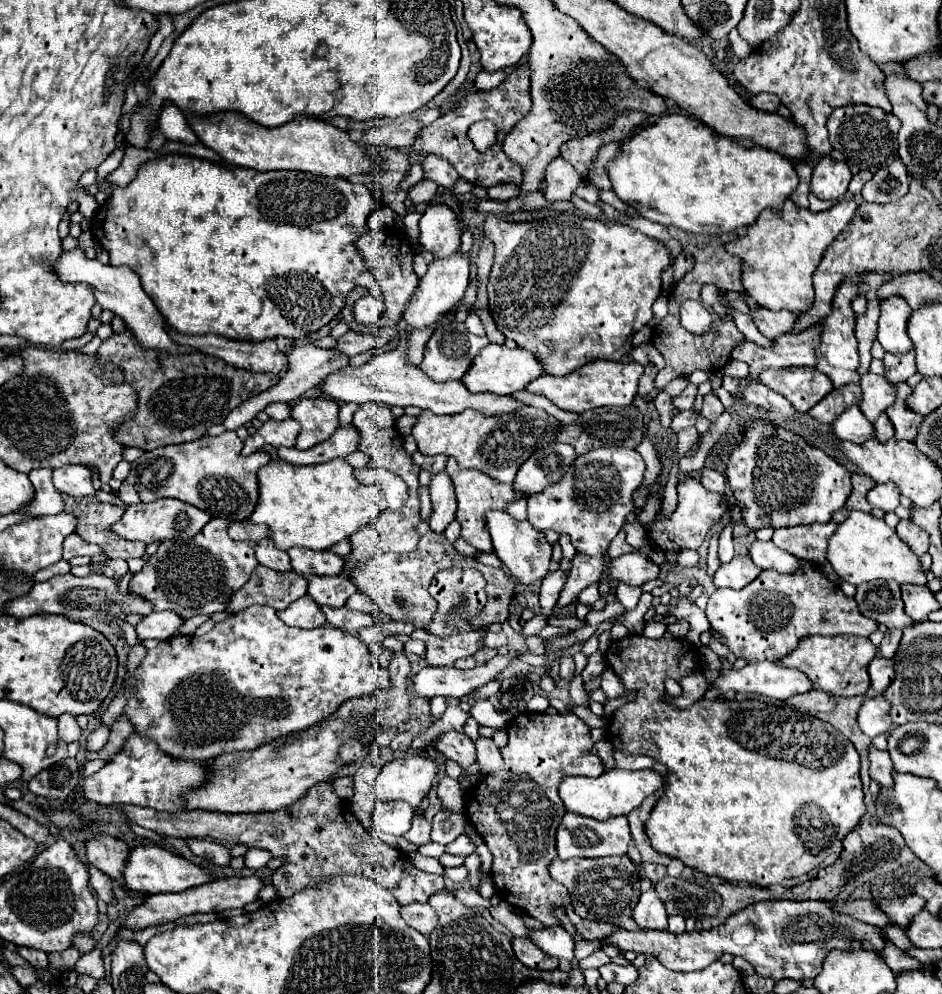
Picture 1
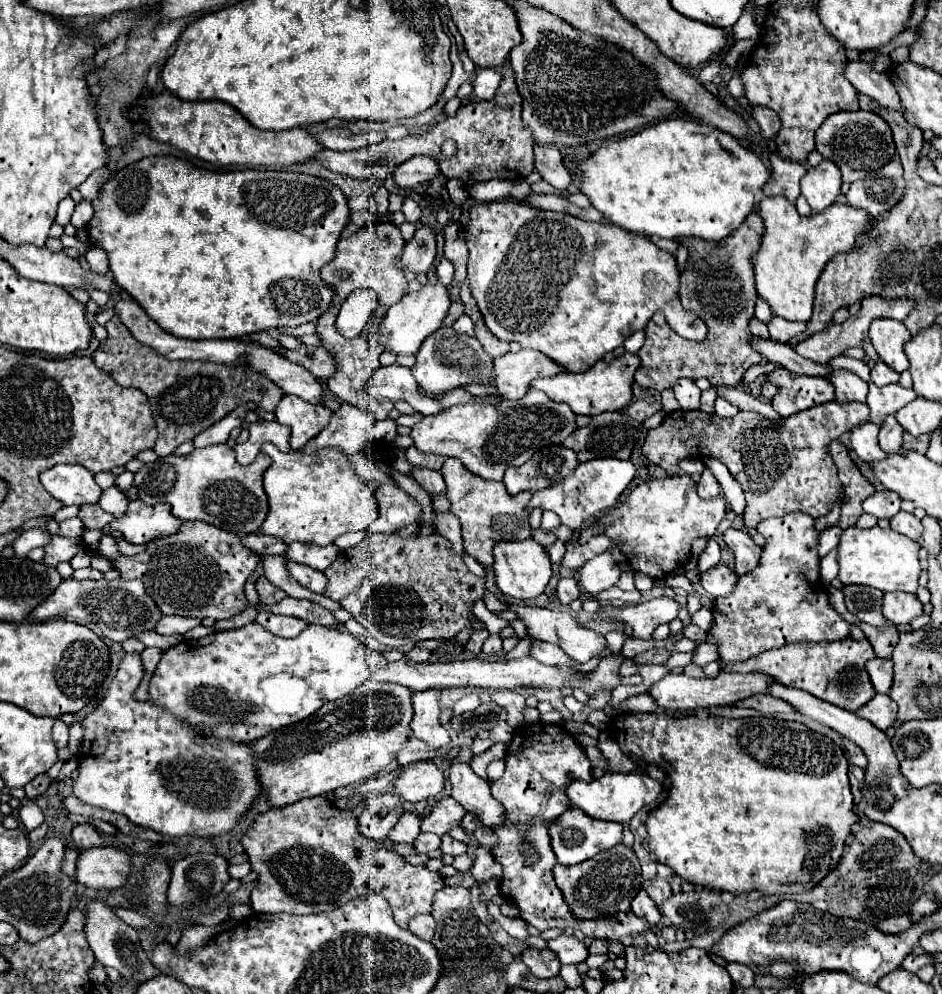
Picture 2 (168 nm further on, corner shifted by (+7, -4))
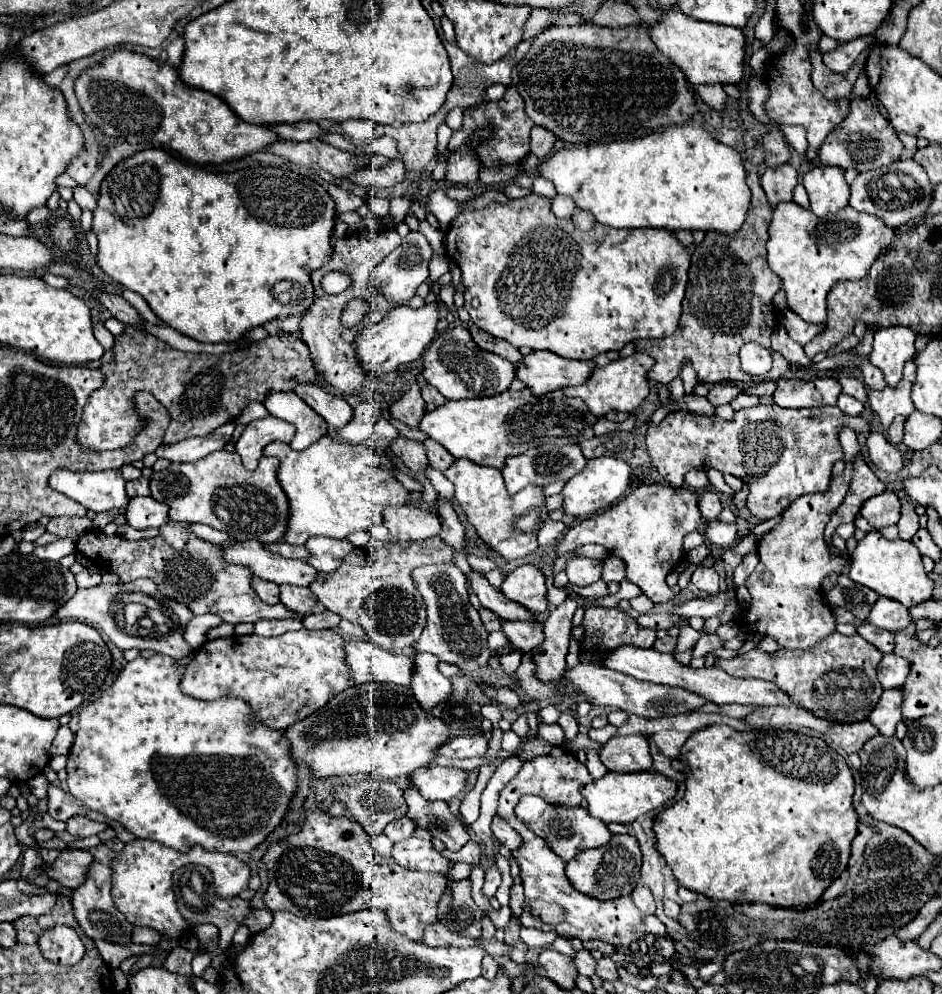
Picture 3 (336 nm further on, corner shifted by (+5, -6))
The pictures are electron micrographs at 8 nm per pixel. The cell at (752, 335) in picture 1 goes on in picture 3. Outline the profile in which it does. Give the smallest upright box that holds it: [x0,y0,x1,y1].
[837,376,869,410]

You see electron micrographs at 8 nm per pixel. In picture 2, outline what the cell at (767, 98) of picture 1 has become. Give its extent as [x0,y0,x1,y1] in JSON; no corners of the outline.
[753,106,779,140]

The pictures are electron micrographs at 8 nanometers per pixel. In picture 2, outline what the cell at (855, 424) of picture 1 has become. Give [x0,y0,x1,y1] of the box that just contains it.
[849,422,885,462]

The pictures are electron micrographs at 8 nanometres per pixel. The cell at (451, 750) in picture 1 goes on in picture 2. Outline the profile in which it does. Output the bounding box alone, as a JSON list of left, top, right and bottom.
[449,764,503,826]

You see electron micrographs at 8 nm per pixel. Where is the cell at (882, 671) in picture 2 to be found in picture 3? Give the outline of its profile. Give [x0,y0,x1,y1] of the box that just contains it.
[877,654,911,690]

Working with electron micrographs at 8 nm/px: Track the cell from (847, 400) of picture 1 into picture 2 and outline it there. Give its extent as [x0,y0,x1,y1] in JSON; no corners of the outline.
[643,400,869,528]

